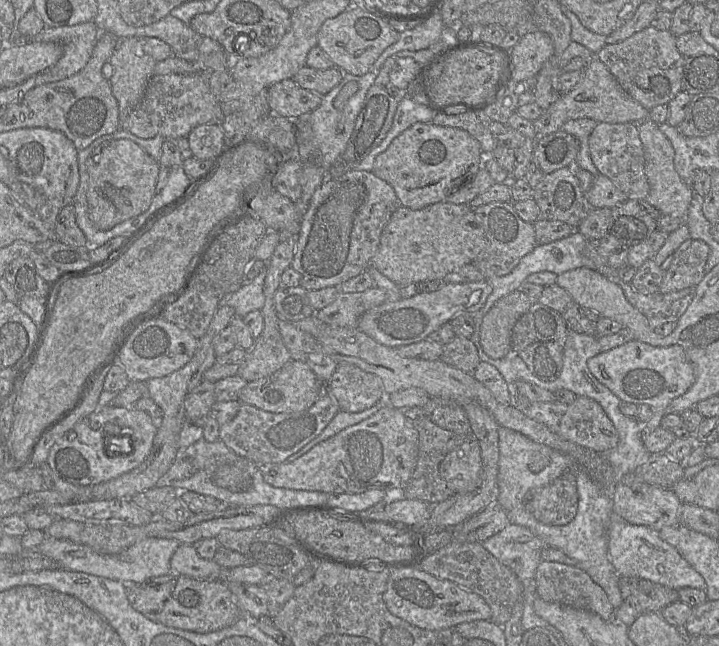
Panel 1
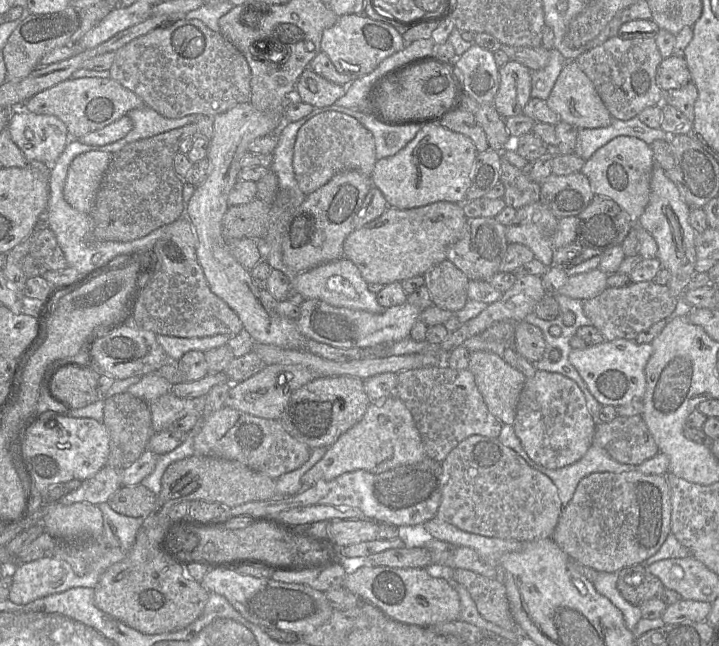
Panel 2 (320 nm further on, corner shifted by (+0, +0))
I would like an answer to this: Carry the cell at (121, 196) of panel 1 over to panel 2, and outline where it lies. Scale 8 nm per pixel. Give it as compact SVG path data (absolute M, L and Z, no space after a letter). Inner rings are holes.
M89 151L73 159L63 188L64 199L72 208L86 214L91 212L112 157L108 152Z

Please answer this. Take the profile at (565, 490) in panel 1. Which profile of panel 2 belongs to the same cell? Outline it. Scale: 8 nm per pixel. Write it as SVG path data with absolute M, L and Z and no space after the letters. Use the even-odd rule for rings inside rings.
M473 435L460 442L450 451L446 459L441 462L443 473L443 492L437 517L455 527L474 534L501 539L515 539L518 541L533 541L537 539L551 538L558 524L560 515L564 509L559 497L558 488L553 481L542 472L532 468L528 463L513 449L504 446L498 438L488 438L481 435Z

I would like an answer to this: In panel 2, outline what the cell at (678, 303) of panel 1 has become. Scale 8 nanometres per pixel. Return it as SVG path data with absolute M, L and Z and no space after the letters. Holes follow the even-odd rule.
M652 281L634 282L627 287L612 288L607 287L598 296L585 300L583 311L592 322L592 326L597 328L606 341L616 339L635 340L643 331L648 330L657 322L669 317L675 310L678 298L673 296L667 285L659 285Z

